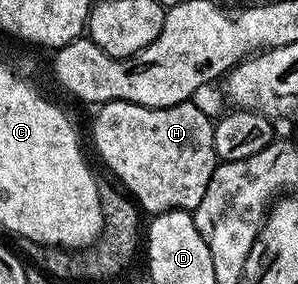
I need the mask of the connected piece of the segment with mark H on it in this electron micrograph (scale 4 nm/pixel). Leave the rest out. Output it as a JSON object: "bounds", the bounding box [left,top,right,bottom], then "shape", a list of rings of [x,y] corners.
{"bounds":[92,101,218,215],"shape":[[[108,101],[99,106],[95,113],[92,141],[105,167],[117,177],[115,180],[127,190],[145,214],[155,215],[171,209],[195,211],[198,203],[202,203],[202,195],[206,195],[206,183],[210,183],[210,175],[214,175],[218,164],[214,151],[213,118],[202,115],[202,111],[198,111],[191,101],[183,101],[165,109],[142,107],[138,103],[125,101]]]}

